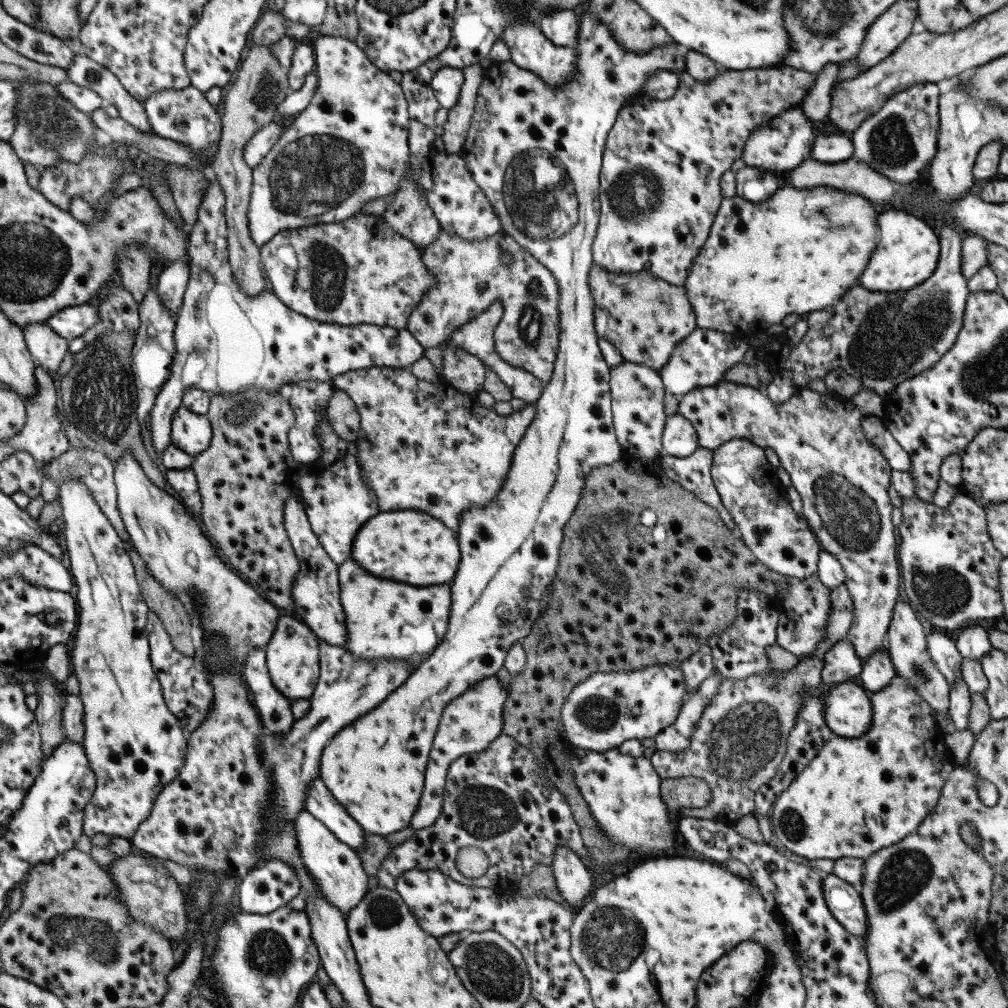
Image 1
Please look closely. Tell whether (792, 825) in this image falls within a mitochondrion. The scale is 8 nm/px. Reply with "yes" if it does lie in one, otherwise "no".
yes

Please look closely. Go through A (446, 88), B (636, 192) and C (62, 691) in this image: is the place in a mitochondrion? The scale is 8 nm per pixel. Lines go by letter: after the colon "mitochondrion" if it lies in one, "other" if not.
A: other
B: mitochondrion
C: other

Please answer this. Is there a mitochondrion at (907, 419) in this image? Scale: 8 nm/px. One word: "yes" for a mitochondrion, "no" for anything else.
no

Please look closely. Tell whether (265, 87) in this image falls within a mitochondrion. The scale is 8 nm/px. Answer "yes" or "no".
yes

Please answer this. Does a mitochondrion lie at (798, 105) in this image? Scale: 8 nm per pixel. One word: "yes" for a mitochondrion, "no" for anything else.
no

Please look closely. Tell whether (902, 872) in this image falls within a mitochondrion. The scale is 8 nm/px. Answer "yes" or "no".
yes

